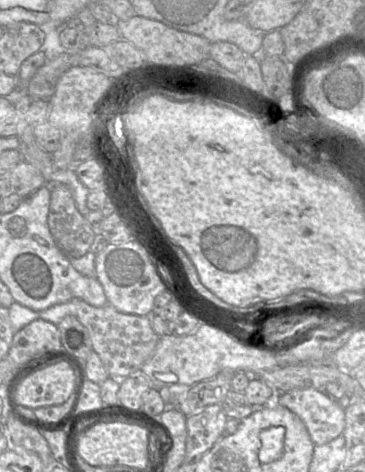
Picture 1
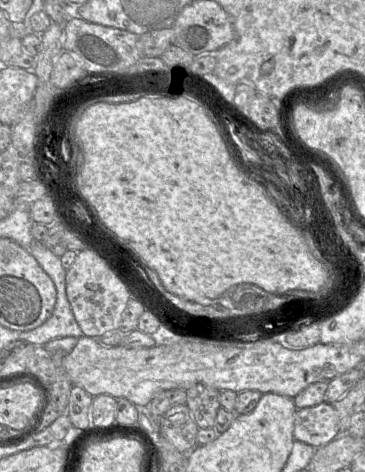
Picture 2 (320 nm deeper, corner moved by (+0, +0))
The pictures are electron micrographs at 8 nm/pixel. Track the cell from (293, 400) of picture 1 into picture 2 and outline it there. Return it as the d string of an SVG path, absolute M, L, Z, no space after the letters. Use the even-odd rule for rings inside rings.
M324 401L316 406L297 409L294 438L314 448L322 447L340 435L340 421L334 405Z

